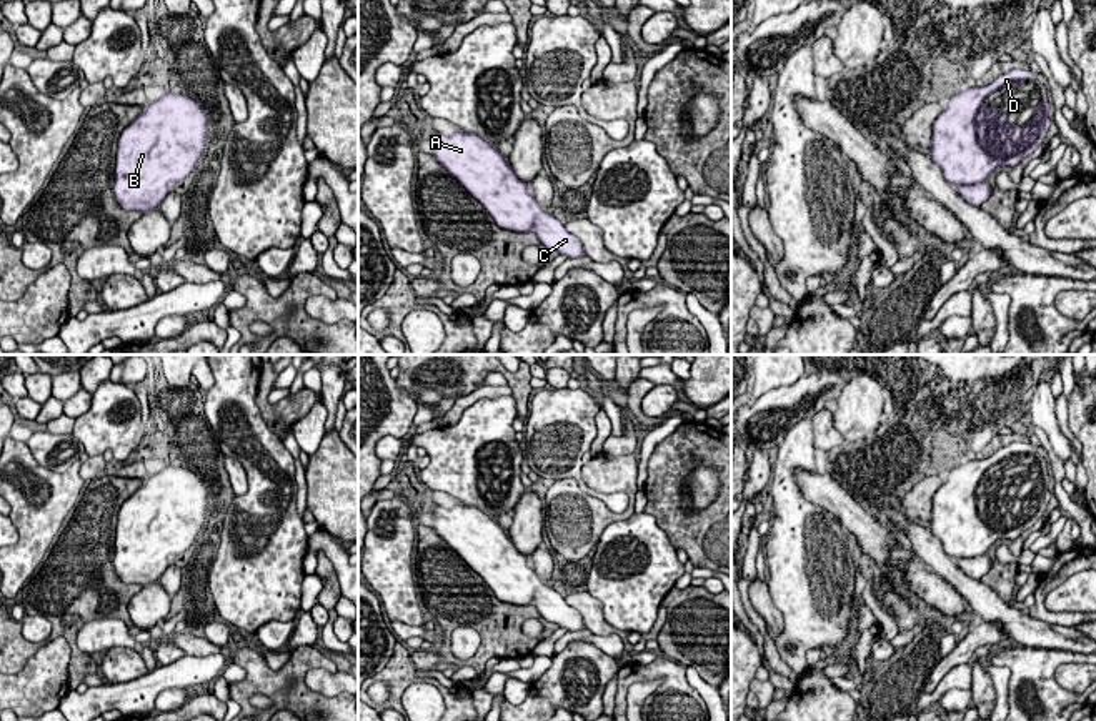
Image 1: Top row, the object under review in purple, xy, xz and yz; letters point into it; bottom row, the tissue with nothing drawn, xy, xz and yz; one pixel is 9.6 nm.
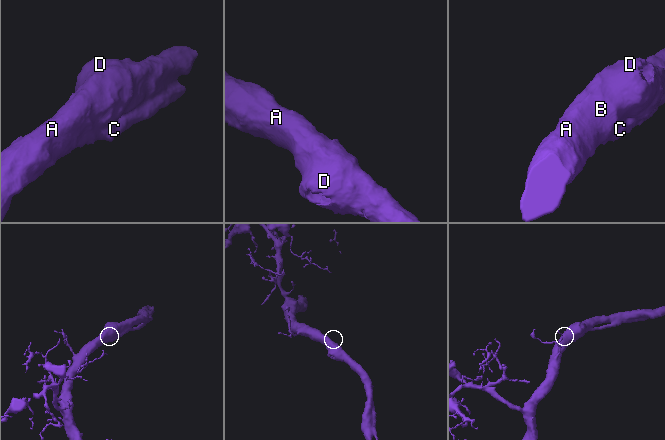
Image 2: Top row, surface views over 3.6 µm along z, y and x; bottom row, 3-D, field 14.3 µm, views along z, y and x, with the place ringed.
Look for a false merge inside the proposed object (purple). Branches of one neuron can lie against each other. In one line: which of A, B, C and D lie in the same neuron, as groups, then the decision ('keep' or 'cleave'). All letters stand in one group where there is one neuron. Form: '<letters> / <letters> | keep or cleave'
A B C D | keep

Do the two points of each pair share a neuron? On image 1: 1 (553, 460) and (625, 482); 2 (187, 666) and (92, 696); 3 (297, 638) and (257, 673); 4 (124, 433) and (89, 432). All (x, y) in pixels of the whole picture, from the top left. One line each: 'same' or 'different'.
1: different
2: same
3: different
4: same

